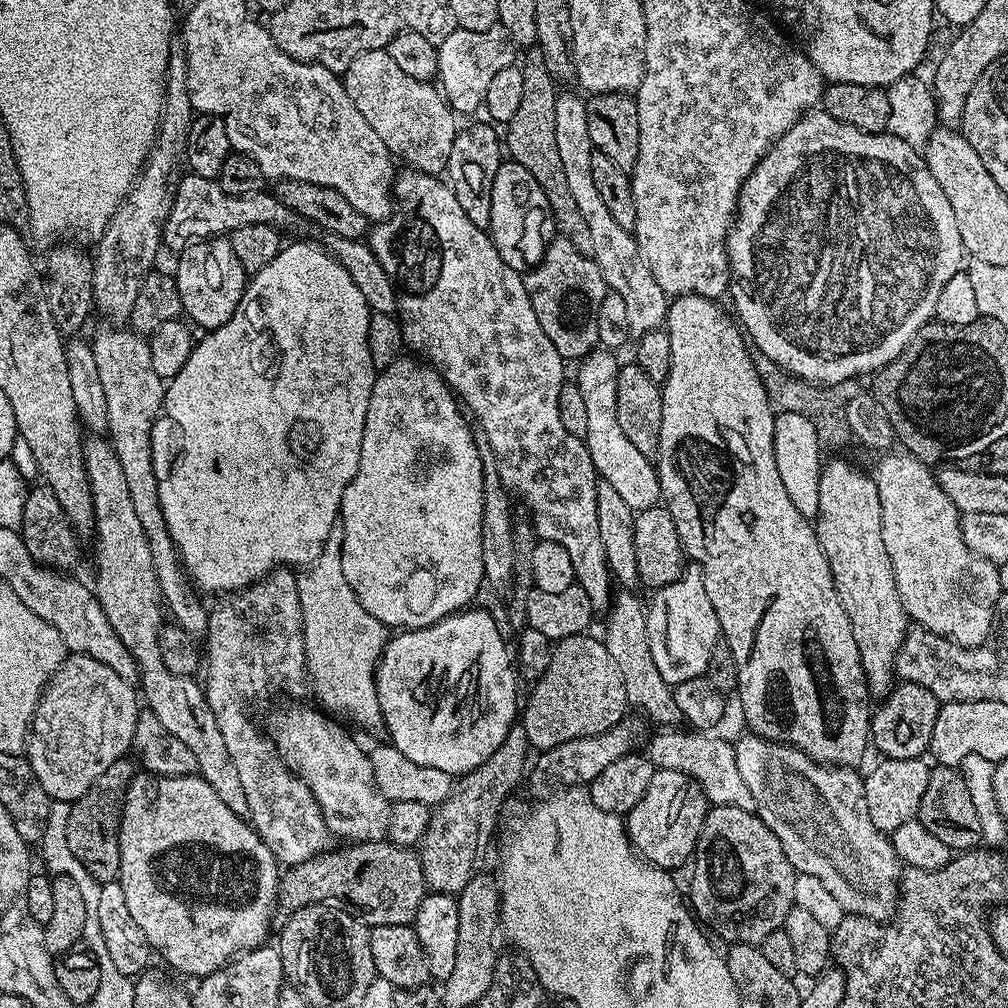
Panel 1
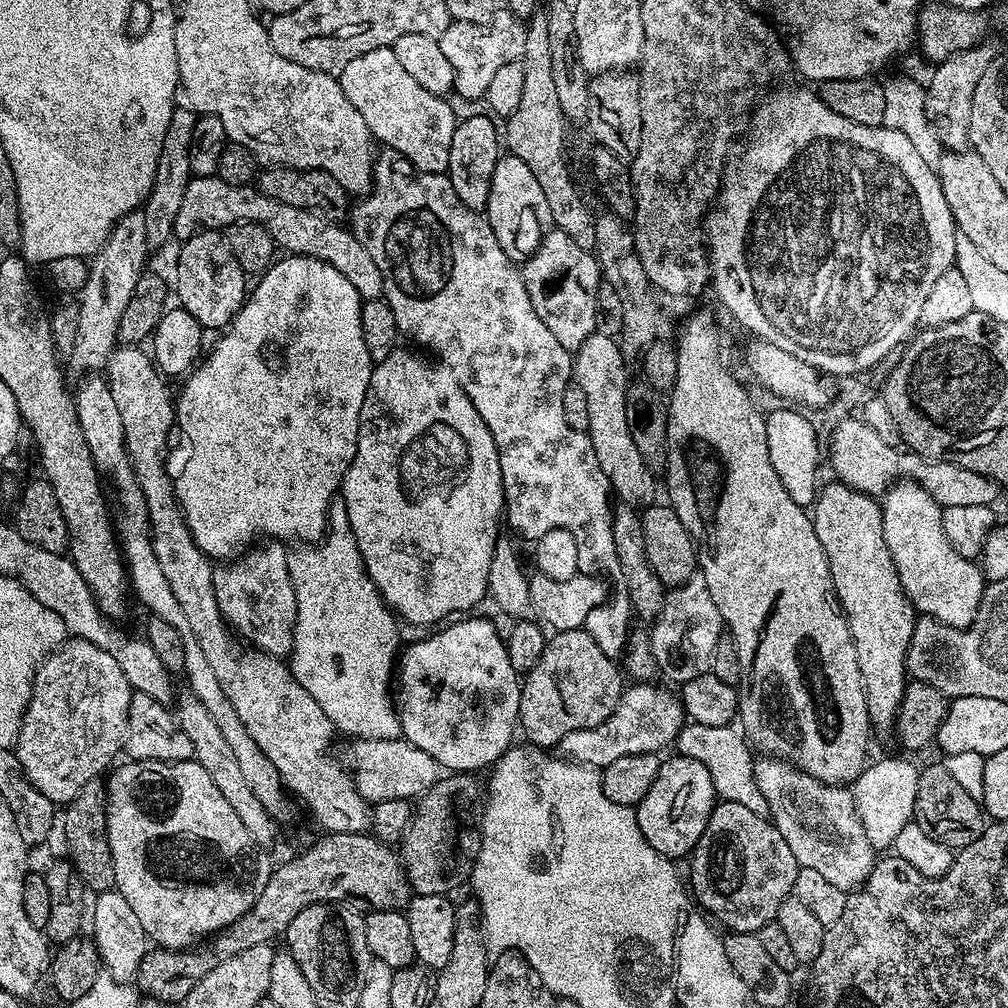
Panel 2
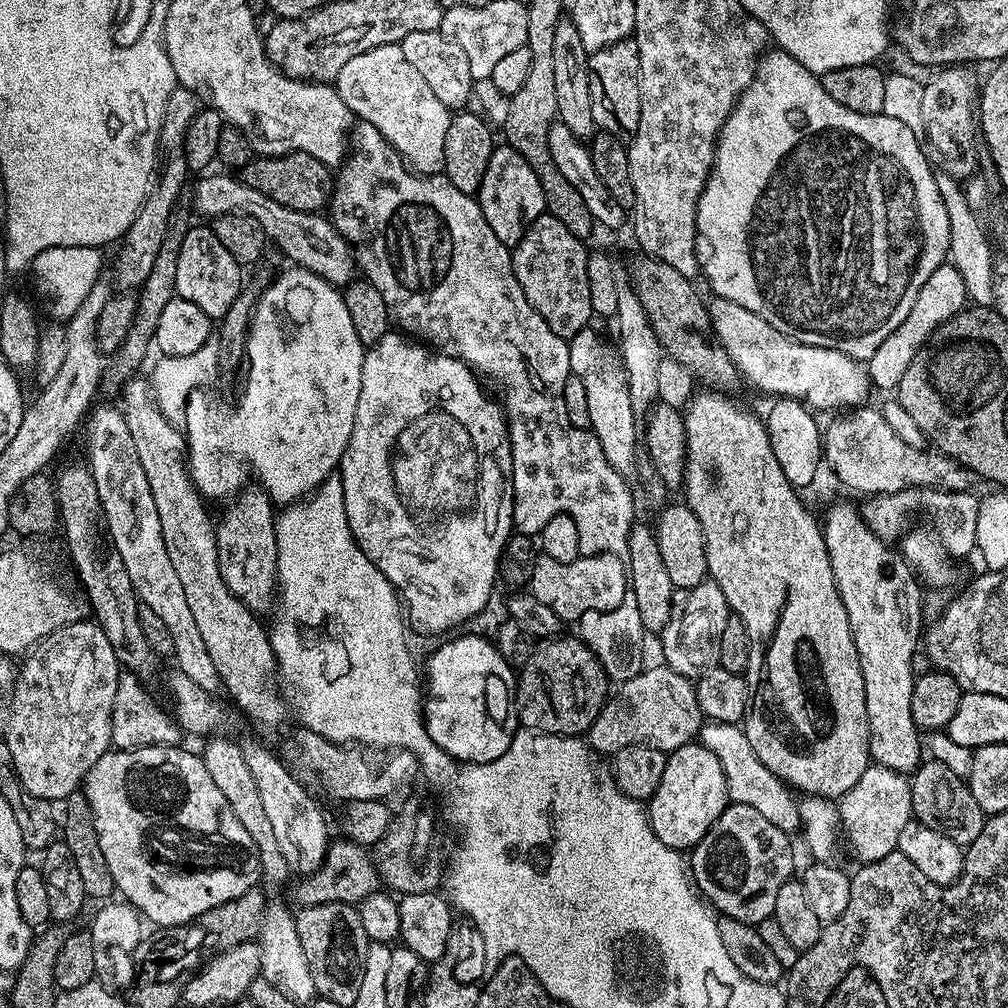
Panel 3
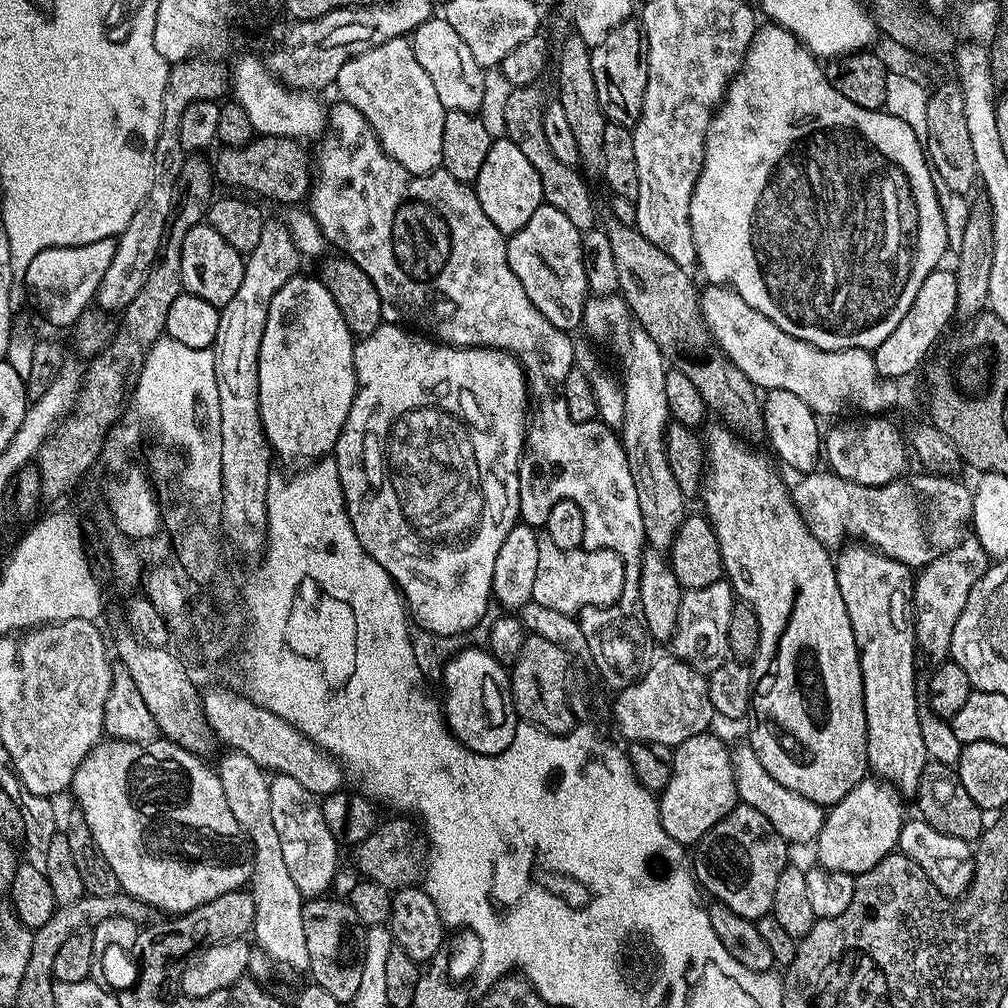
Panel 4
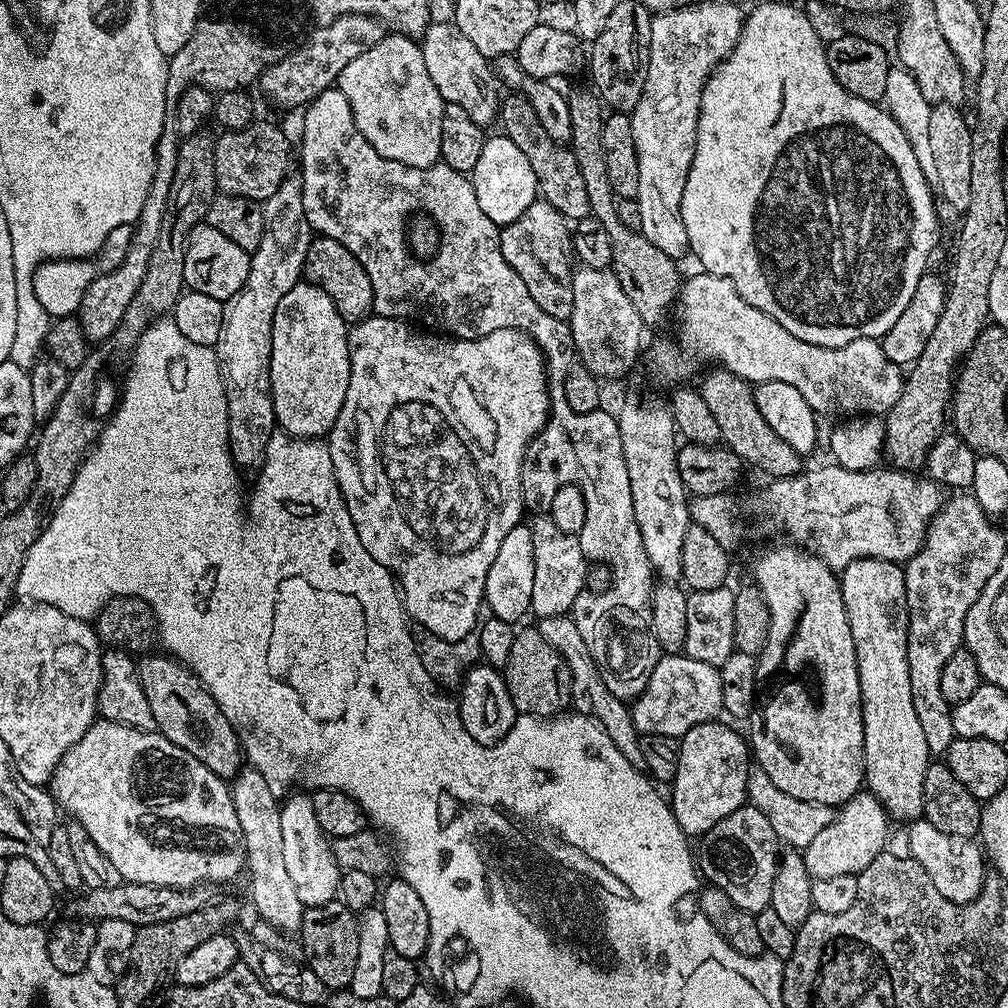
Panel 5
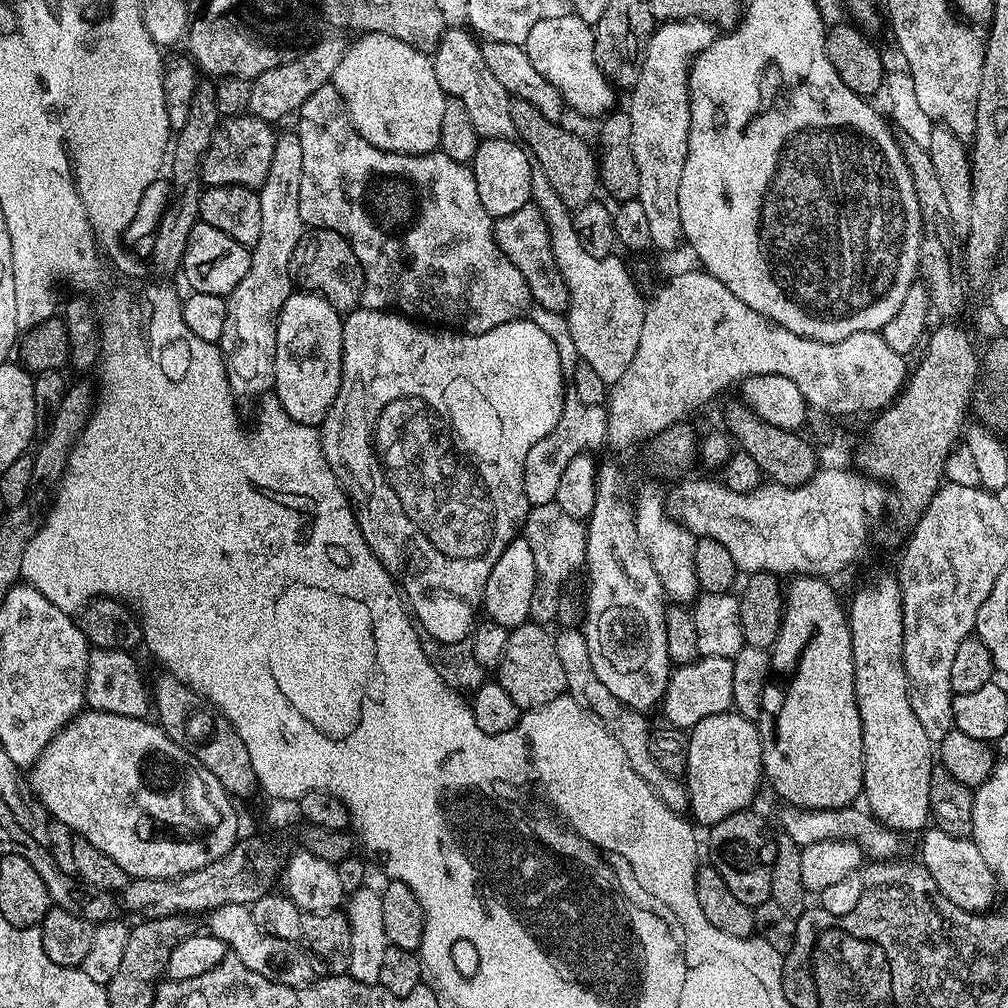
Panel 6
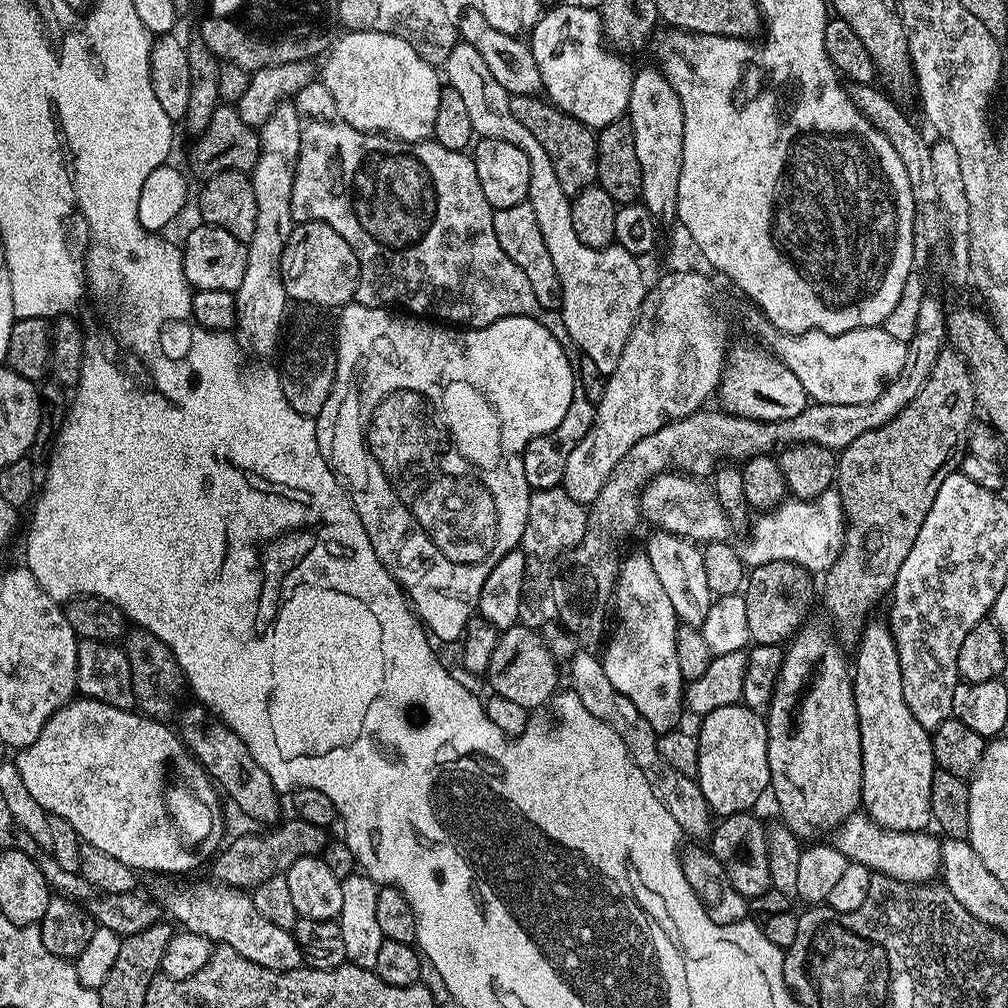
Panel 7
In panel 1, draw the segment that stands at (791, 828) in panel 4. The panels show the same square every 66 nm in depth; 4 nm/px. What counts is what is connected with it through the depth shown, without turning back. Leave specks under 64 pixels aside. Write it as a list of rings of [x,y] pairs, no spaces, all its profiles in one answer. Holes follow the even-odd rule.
[[[660,730],[656,737],[653,738],[652,741],[648,744],[648,749],[646,749],[646,755],[648,761],[653,766],[653,769],[659,770],[661,768],[665,768],[666,770],[678,770],[682,774],[686,774],[690,778],[694,778],[698,782],[698,786],[702,786],[702,790],[704,791],[704,797],[708,799],[709,805],[712,806],[738,806],[742,810],[746,810],[747,812],[755,812],[756,807],[754,806],[754,797],[750,794],[750,790],[746,787],[746,781],[742,779],[742,773],[738,771],[738,758],[736,757],[735,747],[731,743],[727,744],[726,741],[723,740],[720,736],[712,736],[716,734],[709,734],[704,730],[687,730],[688,732],[676,732],[680,730]]]

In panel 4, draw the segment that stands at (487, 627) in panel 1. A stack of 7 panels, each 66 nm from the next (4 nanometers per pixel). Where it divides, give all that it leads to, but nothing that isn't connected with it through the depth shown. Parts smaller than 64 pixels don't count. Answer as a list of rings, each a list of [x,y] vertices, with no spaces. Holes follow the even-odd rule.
[[[480,646],[457,652],[442,669],[443,684],[442,711],[448,731],[465,748],[483,756],[493,756],[510,746],[518,723],[510,672],[491,652]]]

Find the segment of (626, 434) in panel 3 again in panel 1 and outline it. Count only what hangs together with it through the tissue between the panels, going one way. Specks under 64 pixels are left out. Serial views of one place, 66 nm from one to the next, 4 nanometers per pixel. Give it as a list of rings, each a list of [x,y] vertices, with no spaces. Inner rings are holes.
[[[596,348],[583,357],[577,365],[574,383],[585,402],[586,434],[584,441],[597,475],[613,486],[632,511],[657,507],[661,501],[659,473],[651,459],[639,453],[618,423],[618,374],[620,362],[613,351]]]

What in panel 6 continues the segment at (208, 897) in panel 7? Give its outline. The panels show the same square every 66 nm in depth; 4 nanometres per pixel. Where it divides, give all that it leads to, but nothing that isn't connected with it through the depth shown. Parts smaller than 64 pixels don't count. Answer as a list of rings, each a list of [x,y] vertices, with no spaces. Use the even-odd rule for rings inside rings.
[[[222,905],[210,912],[207,917],[207,931],[214,938],[223,942],[225,949],[236,956],[254,974],[262,974],[271,980],[278,980],[281,984],[299,985],[304,976],[304,971],[310,965],[310,957],[303,947],[290,941],[271,936],[255,925],[251,907],[245,905]]]

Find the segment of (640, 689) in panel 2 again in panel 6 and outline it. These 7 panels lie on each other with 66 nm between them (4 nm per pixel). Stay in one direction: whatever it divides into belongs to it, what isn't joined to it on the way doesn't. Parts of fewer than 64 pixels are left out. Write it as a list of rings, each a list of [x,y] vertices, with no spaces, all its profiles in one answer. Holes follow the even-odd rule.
[[[700,656],[690,664],[682,664],[671,669],[668,685],[664,691],[662,709],[669,725],[690,730],[702,718],[710,714],[722,714],[733,707],[734,666],[729,658]]]

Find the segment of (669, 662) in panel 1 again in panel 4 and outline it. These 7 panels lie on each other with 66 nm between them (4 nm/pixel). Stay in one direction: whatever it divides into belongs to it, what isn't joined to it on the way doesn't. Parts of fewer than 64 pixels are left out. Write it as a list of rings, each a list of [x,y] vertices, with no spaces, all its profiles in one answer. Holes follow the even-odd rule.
[[[724,578],[710,582],[710,586],[682,591],[682,602],[678,606],[678,626],[670,641],[671,655],[686,662],[686,666],[705,674],[718,670],[718,666],[729,659],[728,635],[733,603],[732,585]]]

